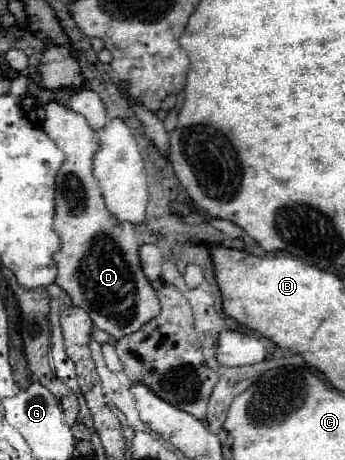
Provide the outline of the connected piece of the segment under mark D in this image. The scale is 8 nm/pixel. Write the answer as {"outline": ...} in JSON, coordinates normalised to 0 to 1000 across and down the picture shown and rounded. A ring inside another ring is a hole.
{"outline":[[[139,222],[128,235],[133,257],[122,278],[191,335],[191,352],[162,387],[157,500],[180,517],[180,539],[157,552],[168,574],[162,617],[203,639],[214,665],[255,678],[278,713],[348,739],[464,678],[452,635],[406,583],[394,491],[342,483],[307,457],[284,391],[267,383],[267,339],[284,309],[249,257],[168,222]]]}

